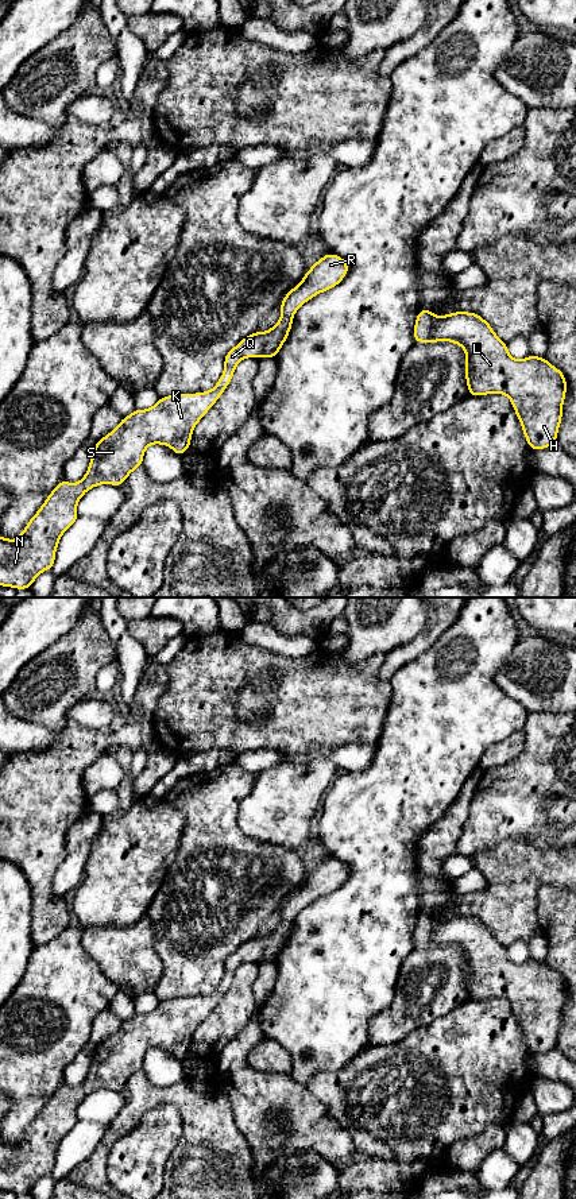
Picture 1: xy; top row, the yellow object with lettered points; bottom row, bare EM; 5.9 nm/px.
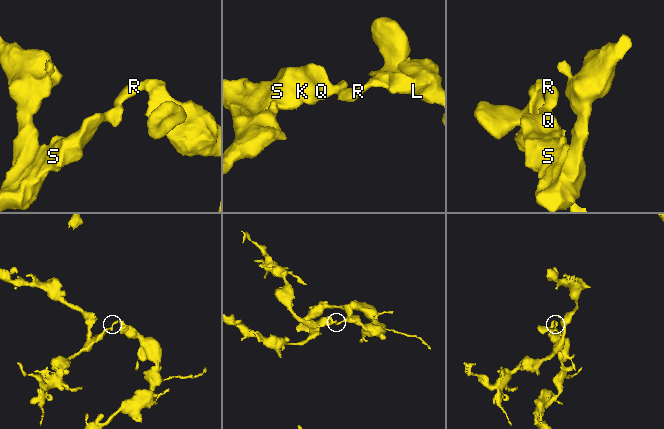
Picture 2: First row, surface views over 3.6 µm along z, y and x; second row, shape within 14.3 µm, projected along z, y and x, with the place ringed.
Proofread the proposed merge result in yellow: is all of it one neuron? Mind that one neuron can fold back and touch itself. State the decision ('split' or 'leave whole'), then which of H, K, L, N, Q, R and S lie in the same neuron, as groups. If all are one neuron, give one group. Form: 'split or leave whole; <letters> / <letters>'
split; H L R / K N Q S

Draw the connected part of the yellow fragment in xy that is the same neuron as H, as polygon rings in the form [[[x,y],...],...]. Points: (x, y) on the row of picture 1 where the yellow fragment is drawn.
[[[421,309],[414,343],[451,341],[465,351],[468,395],[505,394],[533,450],[556,445],[567,395],[565,375],[545,357],[515,360],[507,344],[478,313],[453,312],[437,317]]]

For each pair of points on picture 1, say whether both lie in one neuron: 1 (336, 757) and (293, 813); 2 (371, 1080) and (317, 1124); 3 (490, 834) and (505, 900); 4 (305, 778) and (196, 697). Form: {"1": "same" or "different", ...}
{"1": "same", "2": "different", "3": "different", "4": "different"}

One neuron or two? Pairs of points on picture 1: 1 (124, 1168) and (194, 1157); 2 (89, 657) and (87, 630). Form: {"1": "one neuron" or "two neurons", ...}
{"1": "two neurons", "2": "one neuron"}

